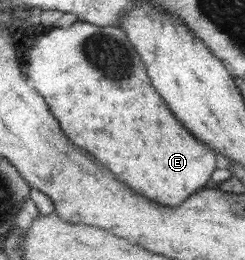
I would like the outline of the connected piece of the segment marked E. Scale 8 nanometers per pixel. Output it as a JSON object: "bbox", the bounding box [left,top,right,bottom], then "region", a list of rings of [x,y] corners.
{"bbox":[26,21,215,207],"region":[[[76,21],[67,29],[49,28],[36,40],[28,51],[26,76],[33,89],[49,101],[53,117],[61,121],[61,129],[69,133],[73,145],[89,149],[97,161],[117,173],[125,185],[137,189],[143,197],[161,205],[177,207],[192,193],[199,192],[215,171],[215,152],[208,145],[197,141],[190,131],[173,117],[173,113],[163,103],[163,98],[155,93],[152,82],[147,79],[147,67],[141,63],[139,54],[128,42],[128,35],[117,25],[98,26]]]}

